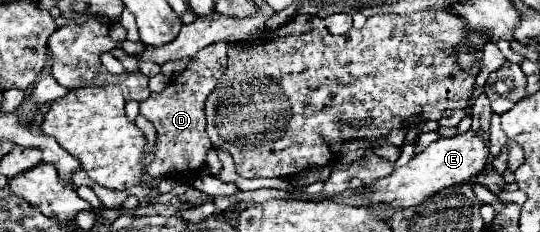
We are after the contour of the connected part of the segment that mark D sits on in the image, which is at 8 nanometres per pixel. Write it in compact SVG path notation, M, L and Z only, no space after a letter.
M228 42L206 46L194 58L190 58L186 70L176 74L164 92L150 94L148 100L140 102L142 116L146 116L156 126L158 134L158 150L152 164L146 166L146 172L152 178L164 178L170 174L178 174L180 178L194 178L206 164L206 154L212 150L212 142L206 134L204 102L226 70L228 46Z

